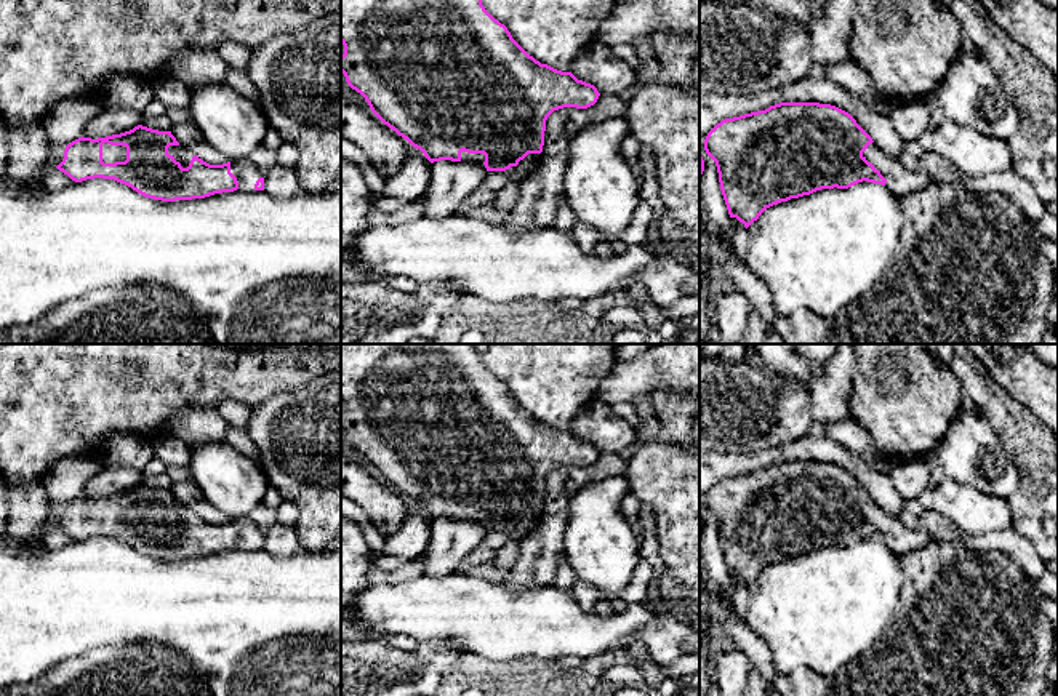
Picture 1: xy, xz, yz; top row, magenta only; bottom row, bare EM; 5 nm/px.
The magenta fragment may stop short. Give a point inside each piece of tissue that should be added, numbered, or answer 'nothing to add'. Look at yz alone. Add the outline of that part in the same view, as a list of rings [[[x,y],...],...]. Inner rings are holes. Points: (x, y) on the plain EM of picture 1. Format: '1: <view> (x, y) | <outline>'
1: yz (900, 540) | [[[874,501],[868,504],[863,515],[880,530],[887,538],[885,546],[896,557],[924,549],[932,542],[932,536],[927,531],[906,528],[898,517],[892,517]]]

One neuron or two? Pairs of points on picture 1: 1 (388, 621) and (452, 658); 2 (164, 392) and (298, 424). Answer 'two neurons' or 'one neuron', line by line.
1: two neurons
2: two neurons

